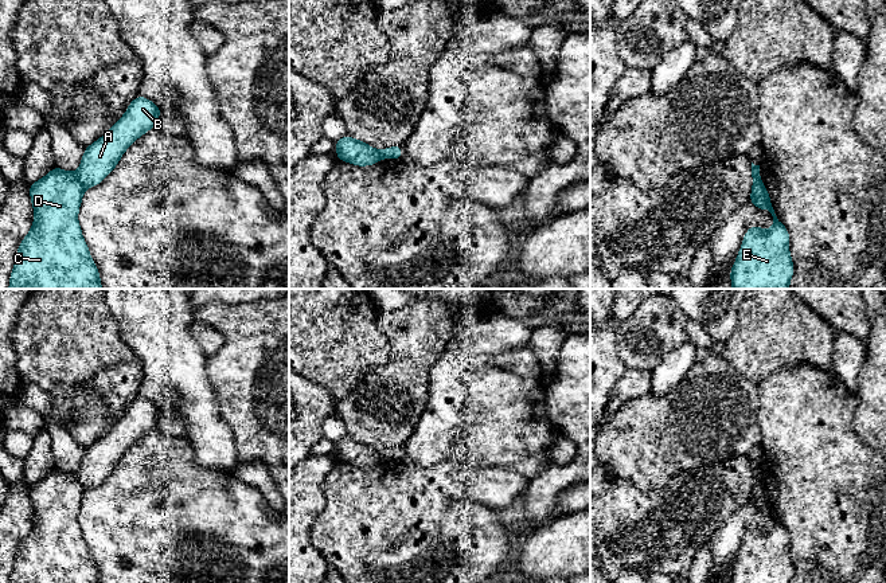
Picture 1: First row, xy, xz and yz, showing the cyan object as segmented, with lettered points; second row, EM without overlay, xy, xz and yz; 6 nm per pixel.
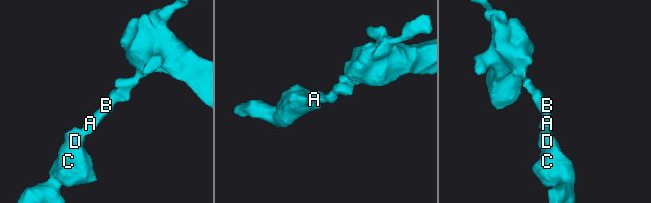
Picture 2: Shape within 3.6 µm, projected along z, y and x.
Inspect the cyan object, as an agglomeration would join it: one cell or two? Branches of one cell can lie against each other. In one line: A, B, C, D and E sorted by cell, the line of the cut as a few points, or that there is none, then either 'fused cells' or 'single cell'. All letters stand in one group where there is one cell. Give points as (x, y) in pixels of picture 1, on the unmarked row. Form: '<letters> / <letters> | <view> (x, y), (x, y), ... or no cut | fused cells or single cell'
A B / C D E | xy (75, 474), (85, 489) | fused cells

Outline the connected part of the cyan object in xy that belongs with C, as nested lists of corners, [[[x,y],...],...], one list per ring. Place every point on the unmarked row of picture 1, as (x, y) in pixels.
[[[54,467],[36,484],[30,484],[30,498],[34,508],[35,523],[30,533],[20,543],[9,583],[101,583],[99,572],[90,557],[78,524],[78,512],[82,504],[85,488],[77,474]]]

